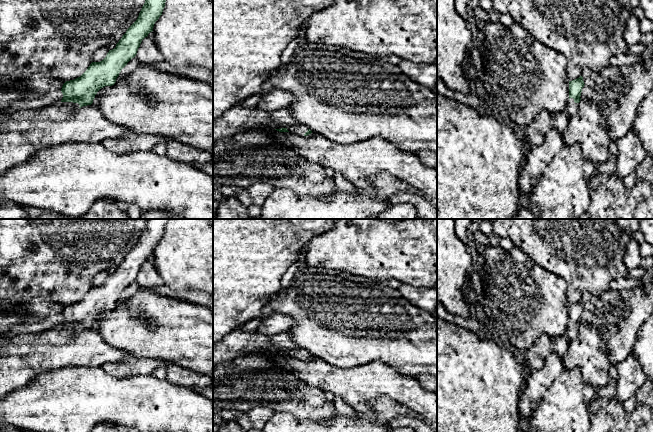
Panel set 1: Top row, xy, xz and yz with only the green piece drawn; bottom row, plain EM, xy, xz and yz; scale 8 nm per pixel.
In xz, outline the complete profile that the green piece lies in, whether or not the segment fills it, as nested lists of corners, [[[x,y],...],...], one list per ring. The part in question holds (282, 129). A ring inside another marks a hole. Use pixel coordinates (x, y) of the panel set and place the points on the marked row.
[[[238,104],[226,110],[221,116],[213,118],[213,143],[259,127],[275,129],[279,132],[290,132],[299,136],[307,136],[312,133],[302,124],[284,125],[272,120],[267,111]]]

